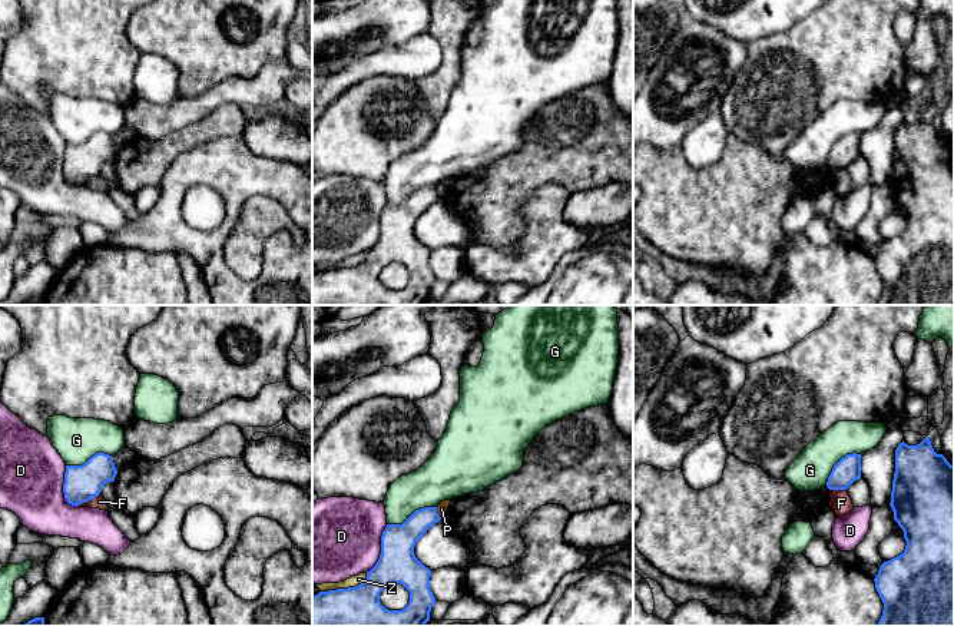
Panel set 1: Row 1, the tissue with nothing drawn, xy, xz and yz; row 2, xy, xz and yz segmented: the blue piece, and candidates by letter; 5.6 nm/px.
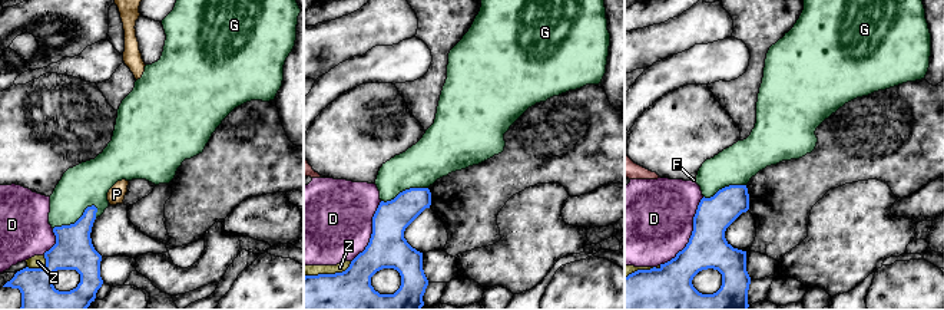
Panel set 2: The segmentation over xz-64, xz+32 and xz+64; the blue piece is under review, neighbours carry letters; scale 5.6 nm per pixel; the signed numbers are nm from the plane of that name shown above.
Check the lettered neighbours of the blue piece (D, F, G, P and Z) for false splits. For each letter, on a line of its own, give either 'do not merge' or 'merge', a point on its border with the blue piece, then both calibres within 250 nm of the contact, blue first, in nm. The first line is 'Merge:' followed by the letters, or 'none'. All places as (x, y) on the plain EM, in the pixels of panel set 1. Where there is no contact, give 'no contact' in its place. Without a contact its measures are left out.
Merge: none
D: do not merge | xz (381, 228) | 220/460 nm
F: do not merge | xy (88, 179) | 200/70 nm
G: do not merge | xz (413, 192) | 190/240 nm
P: do not merge | xz (437, 192) | 160/60 nm
Z: do not merge | xz (345, 268) | 420/60 nm

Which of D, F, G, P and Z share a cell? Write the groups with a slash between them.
D / F / G / P / Z

